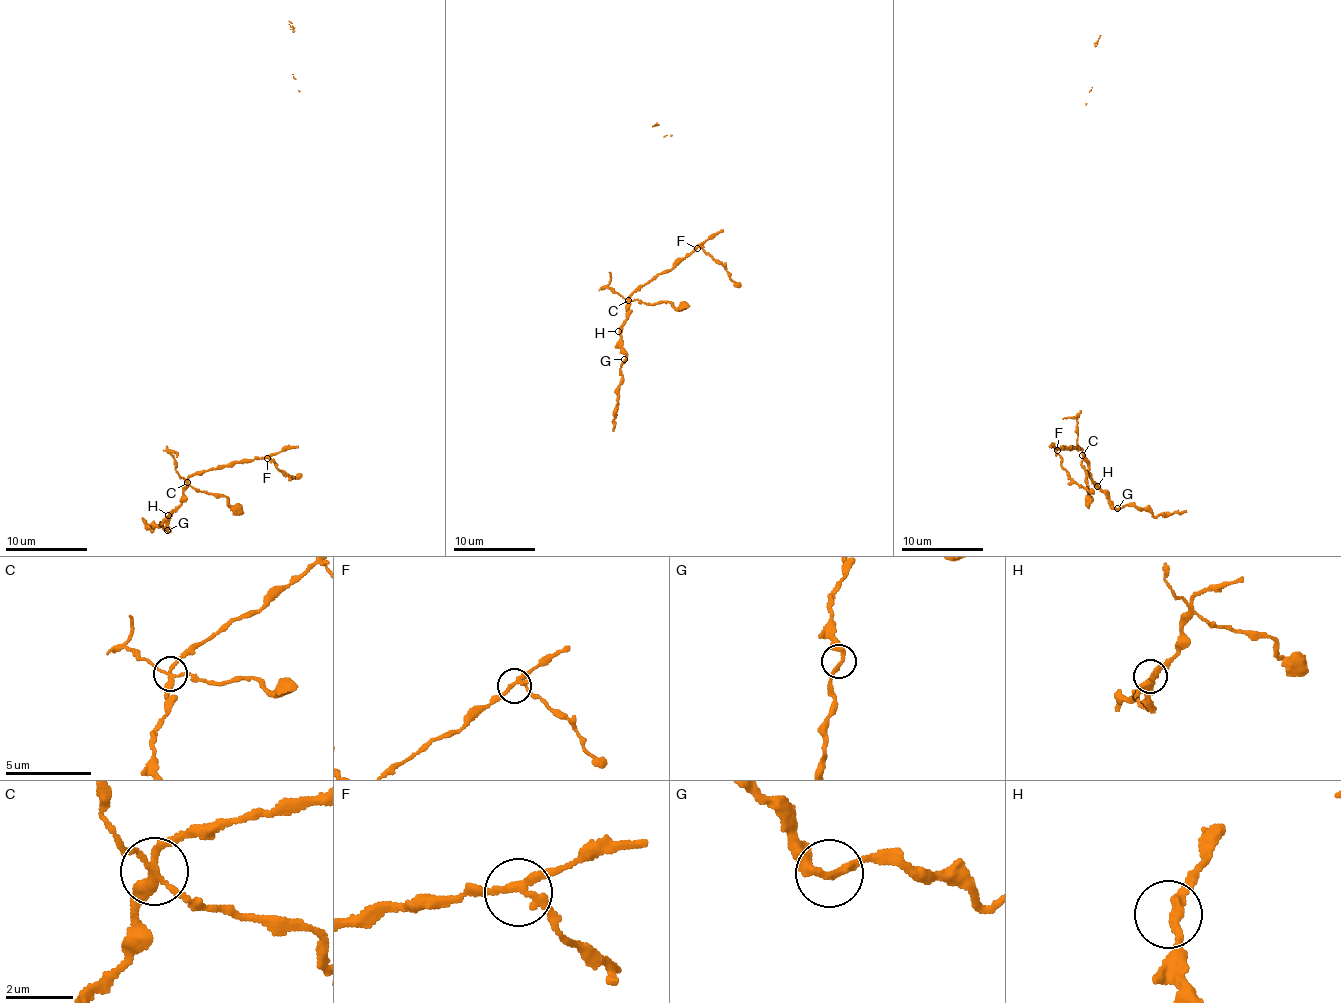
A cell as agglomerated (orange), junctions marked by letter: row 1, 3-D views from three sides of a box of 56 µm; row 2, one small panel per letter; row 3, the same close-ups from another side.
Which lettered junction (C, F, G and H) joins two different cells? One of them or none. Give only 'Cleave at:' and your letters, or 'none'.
Cleave at: C

